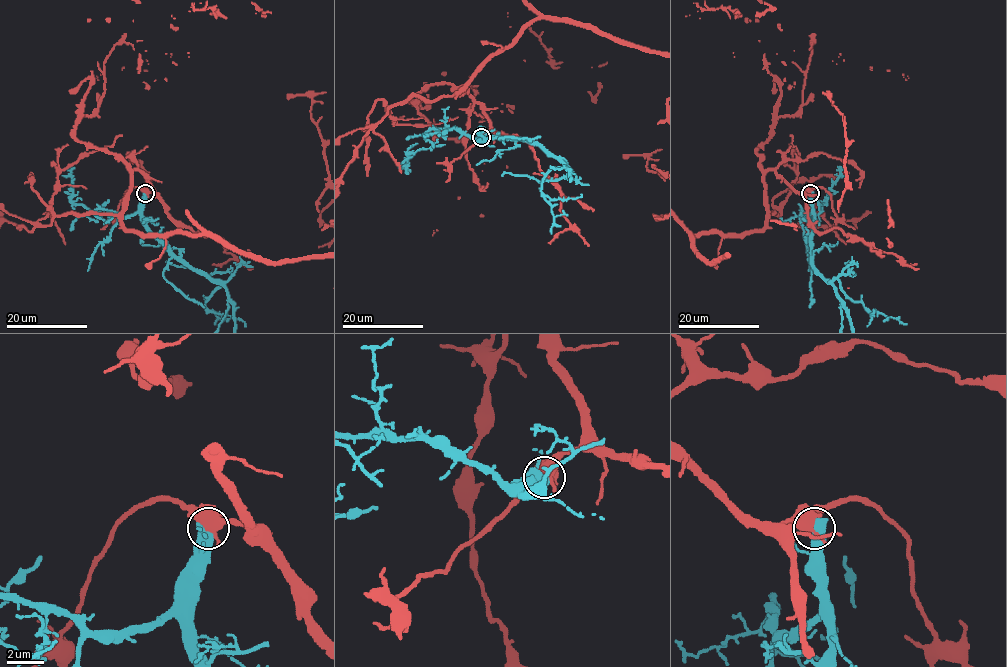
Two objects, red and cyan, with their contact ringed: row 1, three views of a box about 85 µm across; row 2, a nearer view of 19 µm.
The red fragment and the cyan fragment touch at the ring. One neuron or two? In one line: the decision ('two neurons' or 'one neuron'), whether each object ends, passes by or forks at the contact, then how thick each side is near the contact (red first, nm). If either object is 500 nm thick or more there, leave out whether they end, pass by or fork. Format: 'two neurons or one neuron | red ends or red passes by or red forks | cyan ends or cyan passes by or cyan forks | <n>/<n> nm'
two neurons | 550/750 nm

